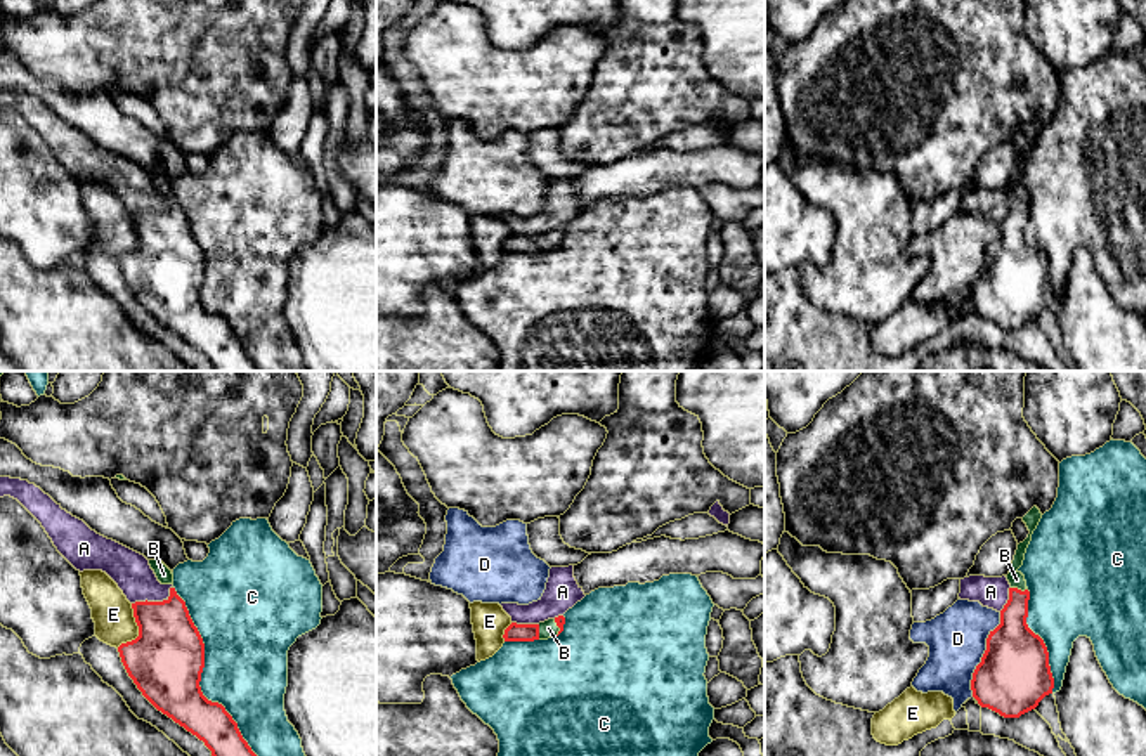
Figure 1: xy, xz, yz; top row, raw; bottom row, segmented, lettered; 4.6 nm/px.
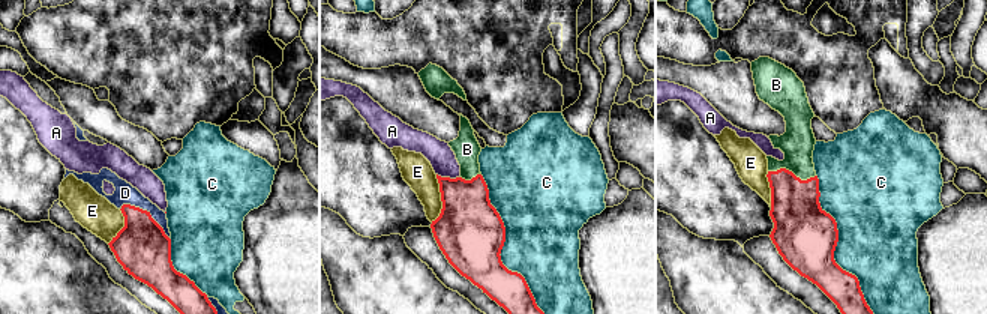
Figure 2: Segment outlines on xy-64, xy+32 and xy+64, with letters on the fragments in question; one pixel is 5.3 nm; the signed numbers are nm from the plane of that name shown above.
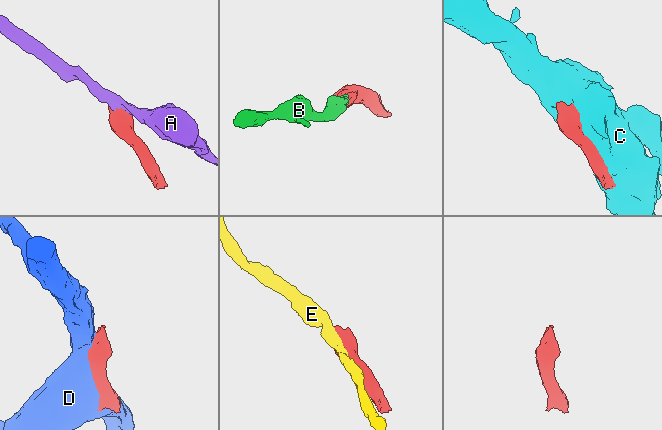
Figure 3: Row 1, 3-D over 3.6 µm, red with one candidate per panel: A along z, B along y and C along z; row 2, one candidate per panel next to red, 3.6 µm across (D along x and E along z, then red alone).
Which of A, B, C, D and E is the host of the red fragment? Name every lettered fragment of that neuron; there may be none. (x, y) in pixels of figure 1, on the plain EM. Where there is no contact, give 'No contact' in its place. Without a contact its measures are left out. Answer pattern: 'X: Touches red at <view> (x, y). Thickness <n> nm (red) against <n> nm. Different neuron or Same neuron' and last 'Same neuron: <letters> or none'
A: Touches red at xy (155, 214). Thickness 340 nm (red) against 180 nm. Different neuron
B: Touches red at yz (1020, 202). Thickness 200 nm (red) against 80 nm. Same neuron
C: Touches red at xy (200, 288). Thickness 360 nm (red) against 380 nm. Different neuron
D: Touches red at yz (983, 266). Thickness 340 nm (red) against 280 nm. Different neuron
E: Touches red at xy (139, 241). Thickness 360 nm (red) against 190 nm. Different neuron
Same neuron: B

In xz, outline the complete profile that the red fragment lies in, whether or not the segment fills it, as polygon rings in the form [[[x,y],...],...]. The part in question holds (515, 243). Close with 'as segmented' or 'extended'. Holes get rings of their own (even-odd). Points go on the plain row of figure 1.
[[[558,227],[555,231],[548,231],[539,236],[517,236],[511,234],[505,241],[505,253],[534,253],[534,251],[548,251],[558,248],[563,243],[565,229]]]; extended

